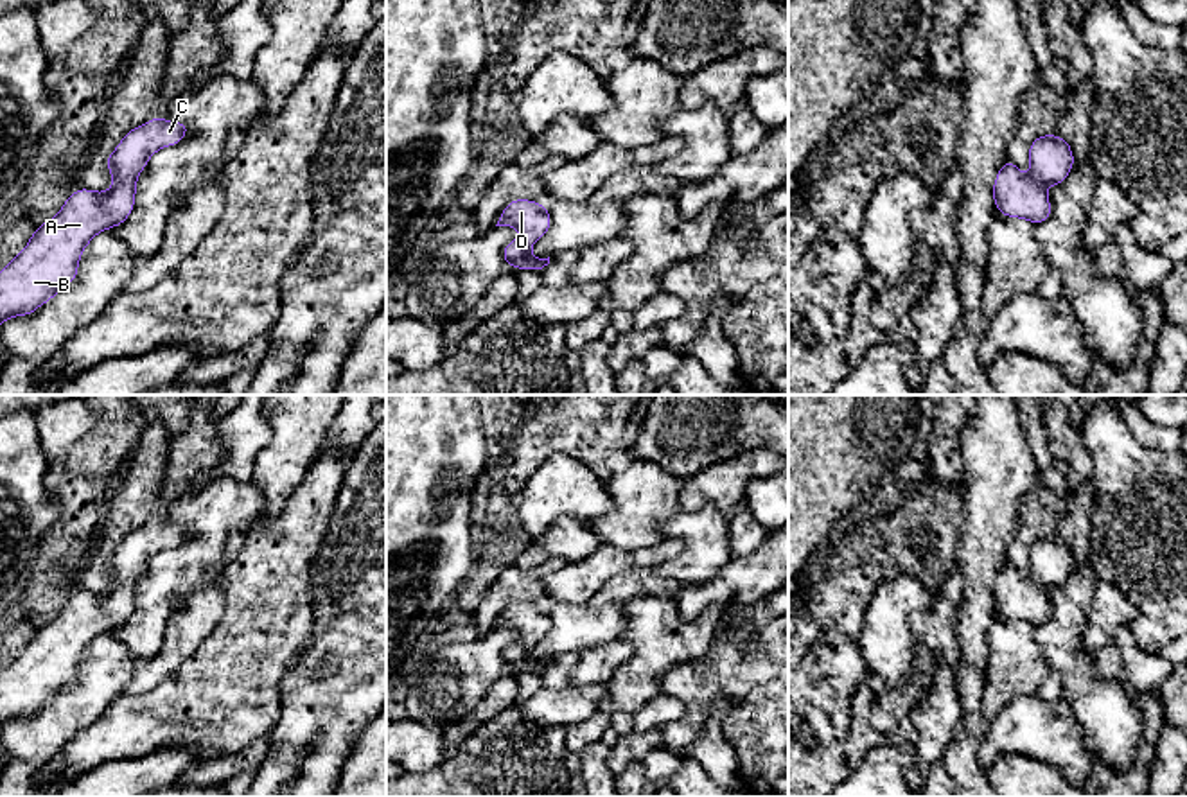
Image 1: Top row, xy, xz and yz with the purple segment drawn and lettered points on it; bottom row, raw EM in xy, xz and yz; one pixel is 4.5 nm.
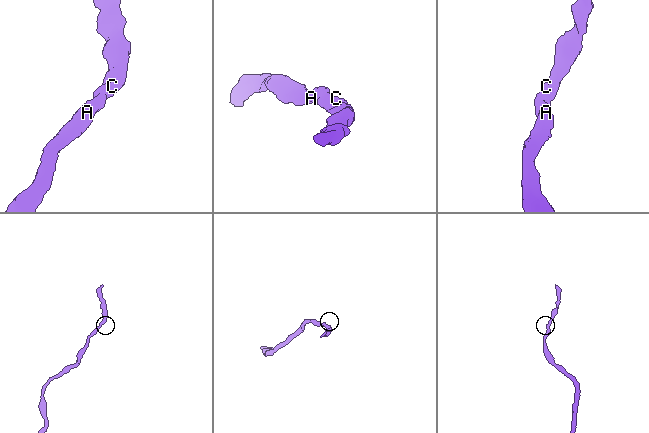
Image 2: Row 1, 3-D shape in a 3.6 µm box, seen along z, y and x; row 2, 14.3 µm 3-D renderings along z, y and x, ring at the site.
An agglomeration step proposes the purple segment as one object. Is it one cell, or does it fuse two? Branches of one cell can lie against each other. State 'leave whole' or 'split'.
leave whole

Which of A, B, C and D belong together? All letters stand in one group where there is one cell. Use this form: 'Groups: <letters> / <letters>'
Groups: A B C D

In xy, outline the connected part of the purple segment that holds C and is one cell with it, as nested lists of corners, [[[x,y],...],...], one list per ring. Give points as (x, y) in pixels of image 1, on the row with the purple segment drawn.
[[[162,117],[126,133],[106,158],[113,187],[104,192],[77,188],[0,271],[0,325],[32,314],[75,280],[90,241],[99,232],[120,226],[133,212],[136,178],[149,158],[158,149],[180,144],[187,133],[187,124]]]

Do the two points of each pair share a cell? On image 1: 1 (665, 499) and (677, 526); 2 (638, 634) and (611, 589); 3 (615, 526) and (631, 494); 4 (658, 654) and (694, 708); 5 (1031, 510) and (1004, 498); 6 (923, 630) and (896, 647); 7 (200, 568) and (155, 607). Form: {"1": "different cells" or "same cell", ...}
{"1": "different cells", "2": "different cells", "3": "same cell", "4": "different cells", "5": "different cells", "6": "different cells", "7": "same cell"}

